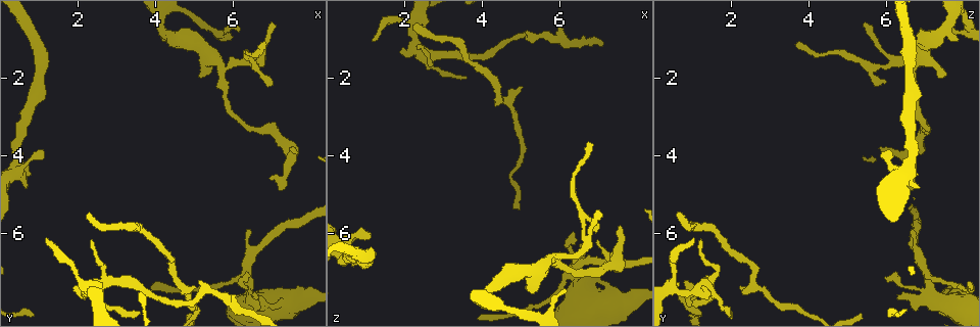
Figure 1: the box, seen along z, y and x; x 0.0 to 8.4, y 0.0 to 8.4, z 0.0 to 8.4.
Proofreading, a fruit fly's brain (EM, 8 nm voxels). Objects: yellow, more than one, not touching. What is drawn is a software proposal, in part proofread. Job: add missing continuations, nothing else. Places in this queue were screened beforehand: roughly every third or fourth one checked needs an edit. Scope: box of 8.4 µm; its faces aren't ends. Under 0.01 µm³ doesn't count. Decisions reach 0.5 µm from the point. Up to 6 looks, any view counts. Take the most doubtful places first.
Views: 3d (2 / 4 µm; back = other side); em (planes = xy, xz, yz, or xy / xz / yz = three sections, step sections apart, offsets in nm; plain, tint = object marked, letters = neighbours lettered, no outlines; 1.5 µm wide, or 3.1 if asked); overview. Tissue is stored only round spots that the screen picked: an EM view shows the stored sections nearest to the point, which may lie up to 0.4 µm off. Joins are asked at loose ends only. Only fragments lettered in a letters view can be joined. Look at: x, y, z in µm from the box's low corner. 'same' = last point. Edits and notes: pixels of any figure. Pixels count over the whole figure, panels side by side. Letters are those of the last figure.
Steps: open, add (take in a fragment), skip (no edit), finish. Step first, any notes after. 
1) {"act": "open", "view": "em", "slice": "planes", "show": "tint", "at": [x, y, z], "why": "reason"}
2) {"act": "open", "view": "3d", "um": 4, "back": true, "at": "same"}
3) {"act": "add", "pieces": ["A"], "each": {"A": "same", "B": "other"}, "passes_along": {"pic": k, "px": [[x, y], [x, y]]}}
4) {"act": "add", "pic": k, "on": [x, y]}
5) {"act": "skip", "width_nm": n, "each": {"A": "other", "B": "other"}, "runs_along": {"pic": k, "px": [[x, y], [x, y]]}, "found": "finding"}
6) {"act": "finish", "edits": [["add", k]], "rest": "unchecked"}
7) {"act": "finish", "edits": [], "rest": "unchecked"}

{"act": "open", "view": "em", "slice": "yz", "step": 4, "show": "letters", "at": [7.00, 4.50, 6.20], "why": "branch stops here"}

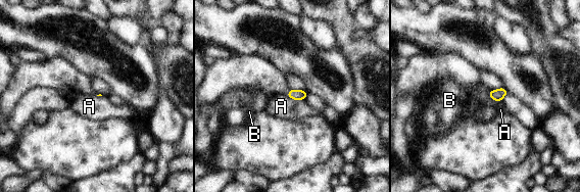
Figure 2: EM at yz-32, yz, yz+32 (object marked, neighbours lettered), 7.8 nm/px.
{"act": "skip", "each": {"A": "other", "B": "other"}, "found": "none of them fits"}

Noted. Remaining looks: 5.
{"act": "open", "view": "3d", "um": 4, "at": [4.95, 7.40, 2.25], "why": "branch stops here"}

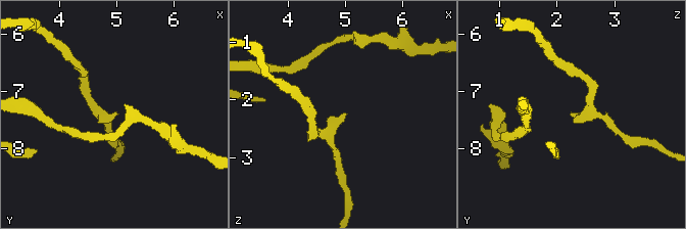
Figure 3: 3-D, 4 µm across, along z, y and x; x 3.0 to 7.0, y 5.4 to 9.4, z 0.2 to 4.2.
{"act": "open", "view": "em", "slice": "planes", "show": "letters", "at": [5.00, 7.35, 2.20], "why": "now the EM"}

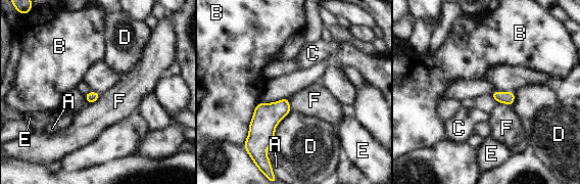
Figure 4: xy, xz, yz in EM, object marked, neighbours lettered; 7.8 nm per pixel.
{"act": "skip", "longest_contact_nm": ["B", 320], "each": {"A": "other", "B": "other", "C": "other", "D": "other", "E": "other", "F": "other"}, "found": "none of them fits"}

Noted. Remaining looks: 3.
{"act": "open", "view": "em", "slice": "planes", "show": "plain", "at": [6.00, 7.60, 0.65]}

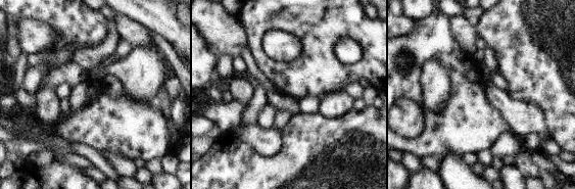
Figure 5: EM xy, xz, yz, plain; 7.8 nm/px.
{"act": "open", "view": "em", "slice": "planes", "show": "letters", "at": "same"}

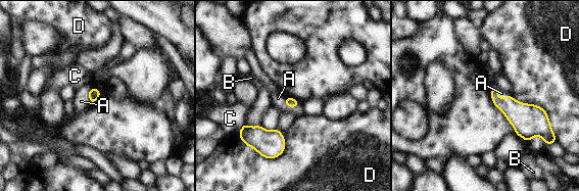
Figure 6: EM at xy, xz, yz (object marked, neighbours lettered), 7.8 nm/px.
{"act": "add", "pieces": ["A"], "each": {"A": "same", "B": "other", "C": "other", "D": "other"}, "passes_along": {"pic": 6, "px": [[290, 102], [291, 106], [278, 98]]}, "found": "the neuron continues"}

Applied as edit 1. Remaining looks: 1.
{"act": "finish", "edits": [["add", 6]], "rest": "unchecked"}

